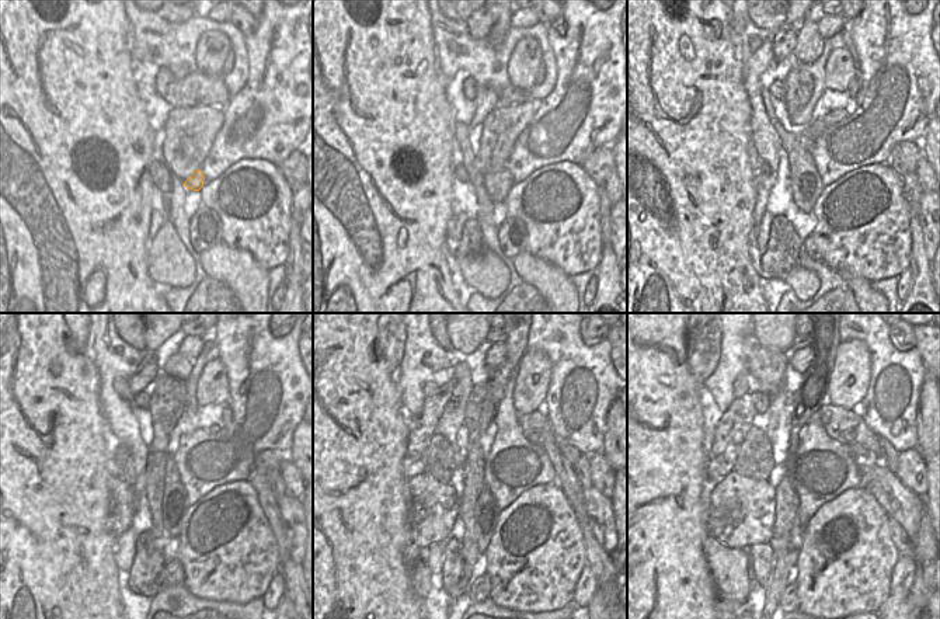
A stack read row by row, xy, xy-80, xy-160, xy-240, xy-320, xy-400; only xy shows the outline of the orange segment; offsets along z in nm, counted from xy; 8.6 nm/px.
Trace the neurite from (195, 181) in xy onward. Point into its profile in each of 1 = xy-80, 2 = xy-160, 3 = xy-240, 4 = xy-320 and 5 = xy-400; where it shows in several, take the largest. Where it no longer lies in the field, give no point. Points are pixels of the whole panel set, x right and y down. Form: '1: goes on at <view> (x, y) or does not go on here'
1: goes on at xy-80 (497, 184)
2: goes on at xy-160 (806, 181)
3: goes on at xy-240 (176, 504)
4: goes on at xy-320 (486, 514)
5: goes on at xy-400 (796, 539)

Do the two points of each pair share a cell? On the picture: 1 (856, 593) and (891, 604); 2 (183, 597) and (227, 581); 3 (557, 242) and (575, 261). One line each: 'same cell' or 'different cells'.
1: different cells
2: different cells
3: same cell

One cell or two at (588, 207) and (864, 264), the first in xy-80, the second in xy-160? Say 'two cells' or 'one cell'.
one cell

